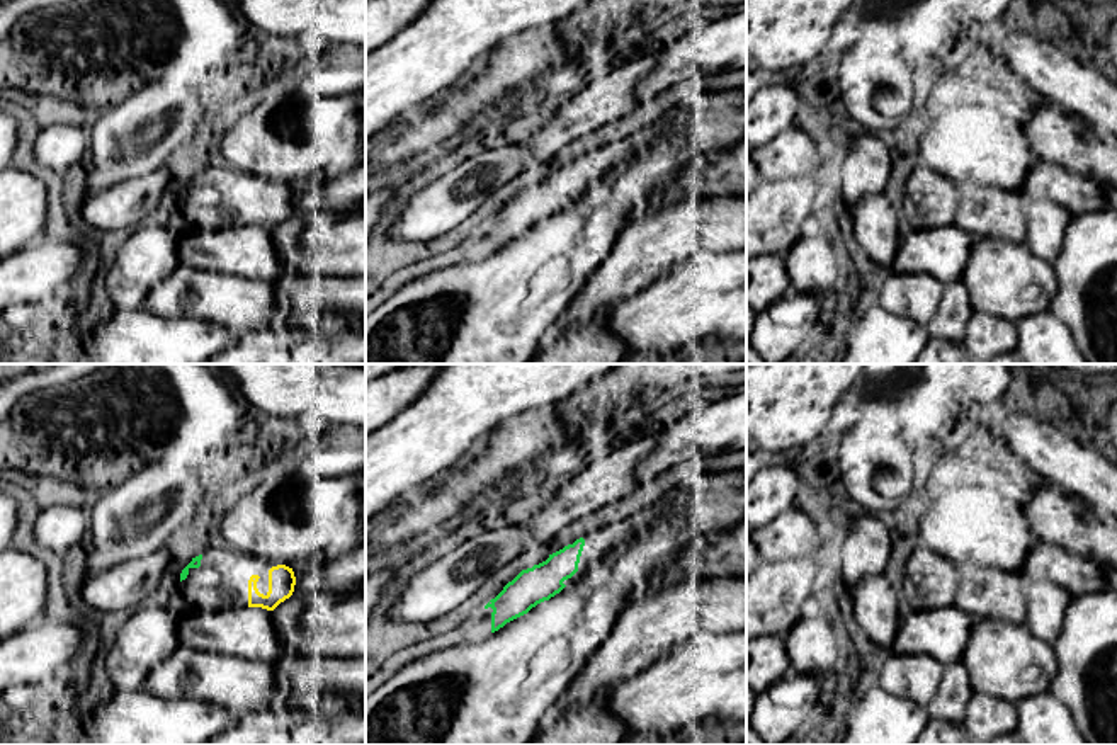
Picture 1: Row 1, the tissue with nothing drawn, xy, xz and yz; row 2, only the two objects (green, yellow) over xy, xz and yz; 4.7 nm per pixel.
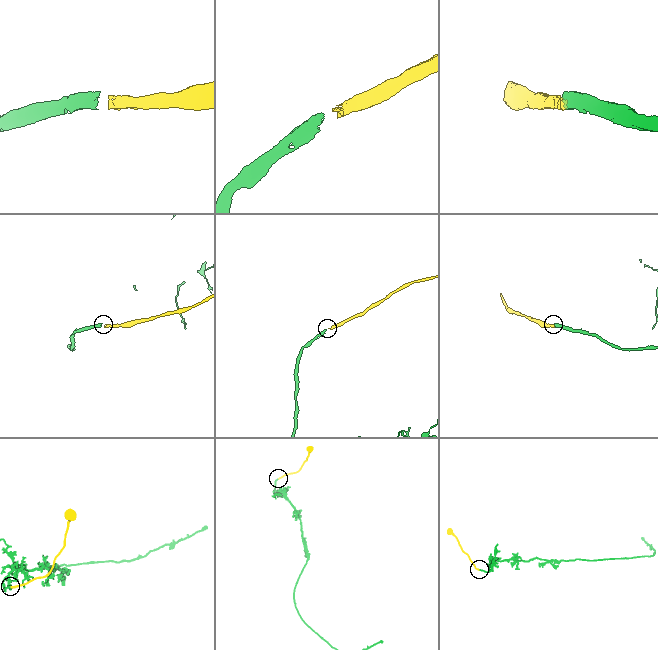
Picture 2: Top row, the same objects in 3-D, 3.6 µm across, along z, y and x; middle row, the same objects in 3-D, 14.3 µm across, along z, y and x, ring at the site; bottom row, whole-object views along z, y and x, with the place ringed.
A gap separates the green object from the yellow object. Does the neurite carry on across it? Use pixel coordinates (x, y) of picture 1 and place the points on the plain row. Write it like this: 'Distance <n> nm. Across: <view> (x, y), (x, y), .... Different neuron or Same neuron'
Distance 240 nm. Across: xy (199, 184), (249, 199). Same neuron

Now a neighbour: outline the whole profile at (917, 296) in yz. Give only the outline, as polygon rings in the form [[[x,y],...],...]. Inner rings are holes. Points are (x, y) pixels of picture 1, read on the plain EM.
[[[887,272],[876,286],[876,303],[889,313],[928,325],[942,293],[944,284],[928,274]]]

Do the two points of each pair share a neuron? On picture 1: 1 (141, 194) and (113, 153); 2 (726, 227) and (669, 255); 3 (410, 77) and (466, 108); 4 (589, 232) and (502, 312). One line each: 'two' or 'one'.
1: two
2: one
3: two
4: one

